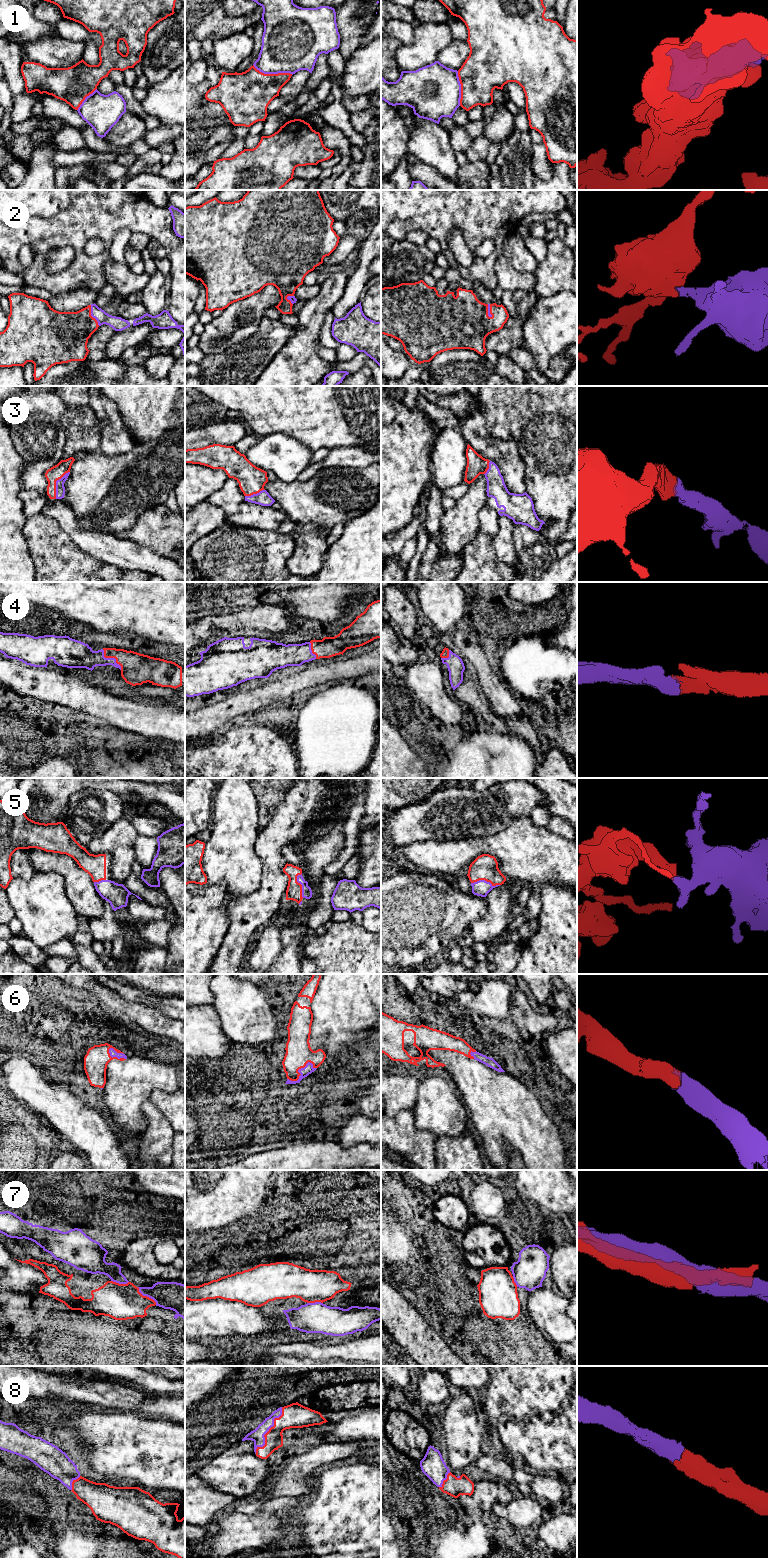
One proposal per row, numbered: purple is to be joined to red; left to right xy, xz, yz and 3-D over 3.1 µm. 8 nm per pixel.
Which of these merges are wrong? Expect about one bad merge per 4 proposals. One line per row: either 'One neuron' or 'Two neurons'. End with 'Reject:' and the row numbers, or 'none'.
1: Two neurons
2: One neuron
3: One neuron
4: One neuron
5: One neuron
6: One neuron
7: Two neurons
8: One neuron
Reject: 1, 7

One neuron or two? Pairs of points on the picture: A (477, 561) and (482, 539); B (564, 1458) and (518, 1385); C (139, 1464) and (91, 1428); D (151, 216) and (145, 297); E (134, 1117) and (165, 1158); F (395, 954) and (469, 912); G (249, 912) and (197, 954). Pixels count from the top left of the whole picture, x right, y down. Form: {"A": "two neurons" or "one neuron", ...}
{"A": "one neuron", "B": "one neuron", "C": "one neuron", "D": "two neurons", "E": "two neurons", "F": "one neuron", "G": "two neurons"}

